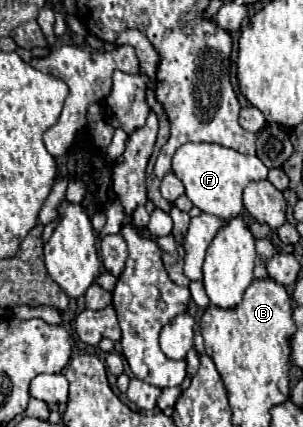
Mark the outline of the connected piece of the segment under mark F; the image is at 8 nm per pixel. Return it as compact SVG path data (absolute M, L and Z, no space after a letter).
M194 142L184 144L176 150L172 170L184 182L186 196L194 206L198 206L206 214L214 214L224 220L240 216L244 212L242 190L250 182L266 180L268 176L268 168L256 156L246 156L220 144L194 144Z

